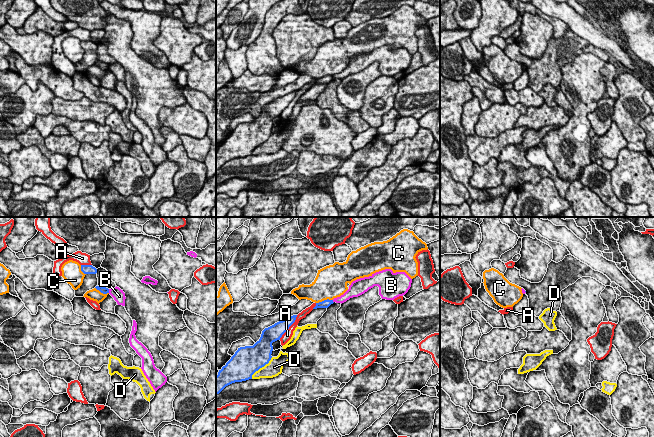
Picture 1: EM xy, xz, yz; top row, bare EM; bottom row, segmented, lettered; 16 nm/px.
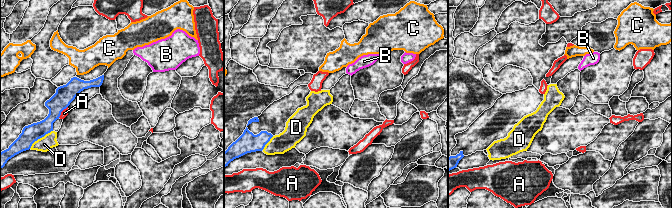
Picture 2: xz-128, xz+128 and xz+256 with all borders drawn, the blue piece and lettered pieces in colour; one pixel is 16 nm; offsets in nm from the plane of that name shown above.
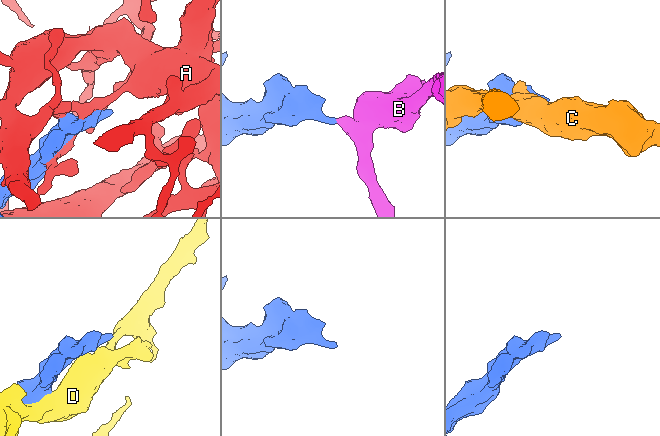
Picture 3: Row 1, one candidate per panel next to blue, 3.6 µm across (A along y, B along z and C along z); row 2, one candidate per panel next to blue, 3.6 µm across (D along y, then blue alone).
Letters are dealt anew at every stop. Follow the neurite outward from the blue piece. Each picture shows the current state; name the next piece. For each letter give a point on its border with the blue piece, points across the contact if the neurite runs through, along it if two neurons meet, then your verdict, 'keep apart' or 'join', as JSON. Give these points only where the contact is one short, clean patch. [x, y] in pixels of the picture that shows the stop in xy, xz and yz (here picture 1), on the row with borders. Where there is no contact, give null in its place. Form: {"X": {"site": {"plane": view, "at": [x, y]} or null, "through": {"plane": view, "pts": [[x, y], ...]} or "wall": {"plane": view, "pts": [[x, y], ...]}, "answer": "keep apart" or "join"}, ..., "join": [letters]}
{"A": {"site": {"plane": "xz", "at": [289, 326]}, "answer": "keep apart"}, "B": {"site": {"plane": "xy", "at": [108, 291]}, "wall": {"plane": "xy", "pts": [[108, 289], [109, 292]]}, "answer": "keep apart"}, "C": {"site": {"plane": "xz", "at": [324, 300]}, "answer": "keep apart"}, "D": {"site": {"plane": "xz", "at": [261, 367]}, "answer": "keep apart"}, "join": []}

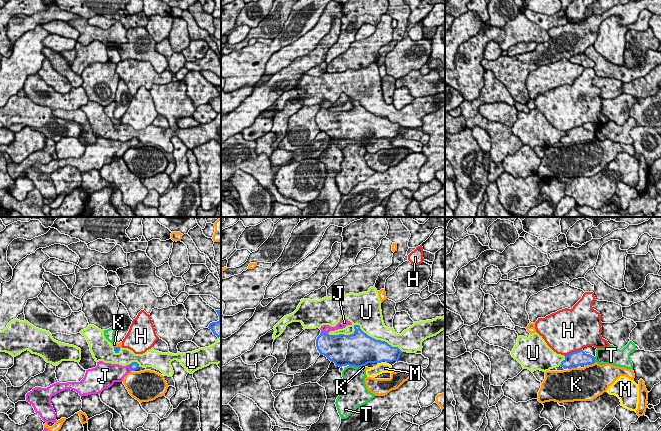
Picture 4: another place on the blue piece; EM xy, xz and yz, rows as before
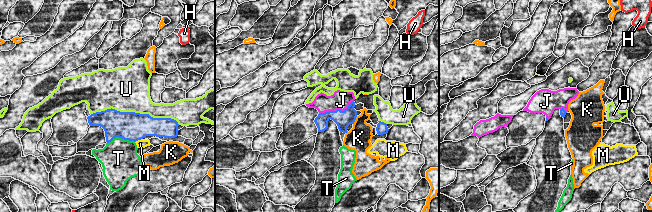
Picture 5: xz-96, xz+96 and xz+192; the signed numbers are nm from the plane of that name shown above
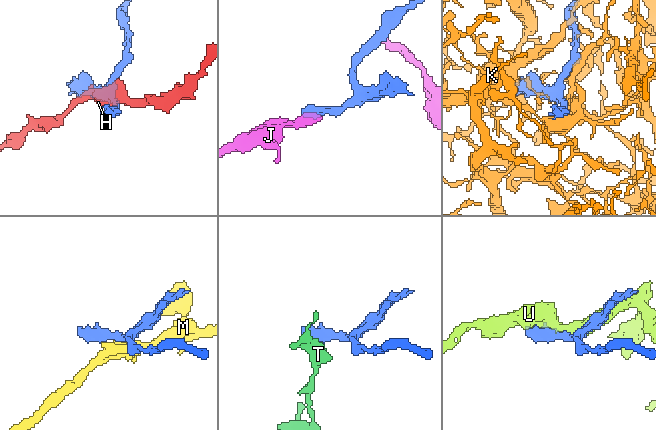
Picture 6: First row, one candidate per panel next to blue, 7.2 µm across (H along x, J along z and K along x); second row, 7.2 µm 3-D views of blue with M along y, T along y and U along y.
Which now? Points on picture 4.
{"H": {"site": {"plane": "yz", "at": [573, 352]}, "answer": "keep apart"}, "J": {"site": {"plane": "xz", "at": [323, 332]}, "answer": "join"}, "K": {"site": {"plane": "yz", "at": [591, 364]}, "answer": "keep apart"}, "M": {"site": {"plane": "xz", "at": [379, 362]}, "wall": {"plane": "xz", "pts": [[381, 361], [378, 363]]}, "answer": "keep apart"}, "T": {"site": {"plane": "xz", "at": [355, 366]}, "answer": "keep apart"}, "U": {"site": {"plane": "xz", "at": [361, 330]}, "answer": "keep apart"}, "join": ["J"]}

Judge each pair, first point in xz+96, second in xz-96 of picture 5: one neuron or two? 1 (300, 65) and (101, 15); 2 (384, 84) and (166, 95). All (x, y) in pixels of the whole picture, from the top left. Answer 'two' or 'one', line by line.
1: two
2: two

